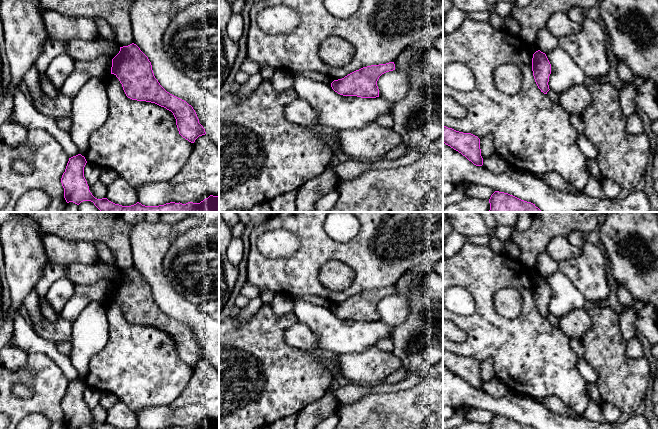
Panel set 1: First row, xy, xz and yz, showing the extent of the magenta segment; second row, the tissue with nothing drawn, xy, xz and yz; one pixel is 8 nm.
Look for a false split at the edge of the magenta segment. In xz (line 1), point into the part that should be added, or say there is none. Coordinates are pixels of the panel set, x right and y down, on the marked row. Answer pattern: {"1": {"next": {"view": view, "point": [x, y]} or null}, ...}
{"1": {"next": null}}

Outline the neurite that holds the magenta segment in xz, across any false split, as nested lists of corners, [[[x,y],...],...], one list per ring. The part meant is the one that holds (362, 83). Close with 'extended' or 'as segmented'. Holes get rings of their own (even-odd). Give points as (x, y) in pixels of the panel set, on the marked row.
[[[394,62],[363,67],[342,79],[334,80],[331,87],[335,92],[343,96],[376,98],[379,97],[377,86],[379,77],[393,70],[395,70]]] | as segmented

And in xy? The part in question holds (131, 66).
[[[136,44],[120,47],[119,53],[112,59],[111,74],[119,79],[128,98],[155,103],[171,111],[176,119],[179,134],[189,142],[194,143],[199,136],[206,134],[193,107],[170,94],[160,85],[154,76],[151,62]]] | as segmented

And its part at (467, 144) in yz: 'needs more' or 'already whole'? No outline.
already whole

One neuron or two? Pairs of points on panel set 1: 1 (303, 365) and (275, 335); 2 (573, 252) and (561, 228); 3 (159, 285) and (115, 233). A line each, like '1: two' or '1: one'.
1: one
2: two
3: two

